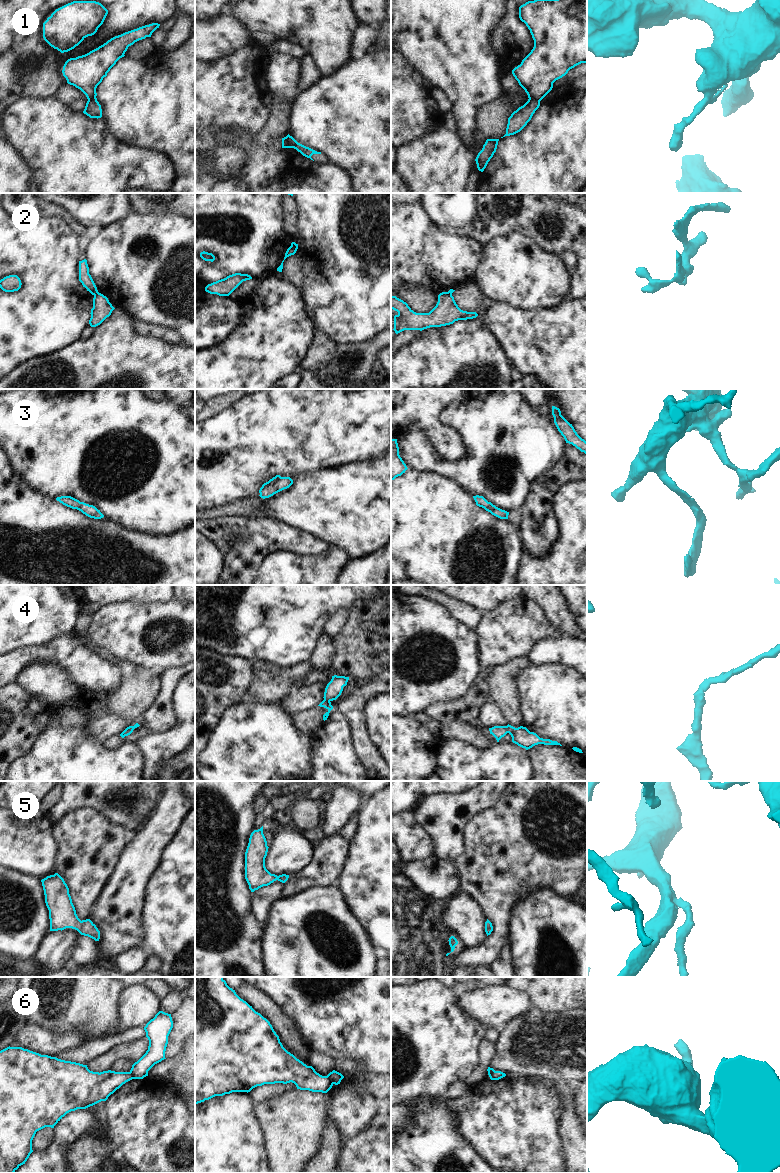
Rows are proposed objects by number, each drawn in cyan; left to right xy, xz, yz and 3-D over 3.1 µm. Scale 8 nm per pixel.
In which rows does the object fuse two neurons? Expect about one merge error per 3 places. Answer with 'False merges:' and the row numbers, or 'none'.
False merges: 1, 2, 6

